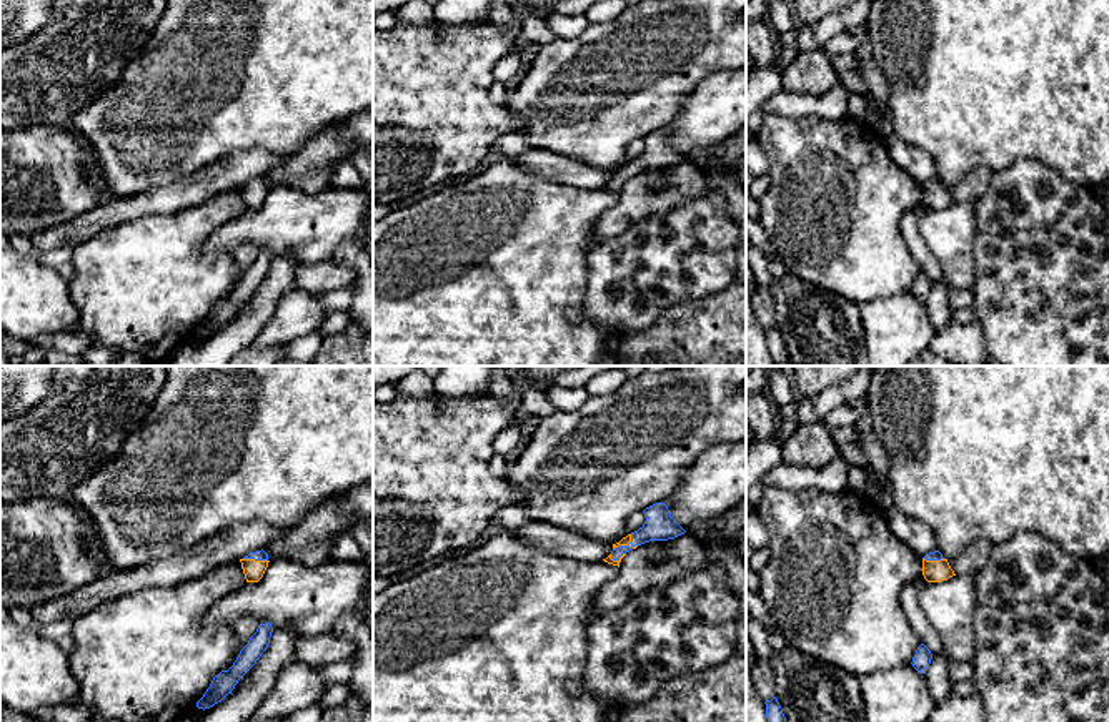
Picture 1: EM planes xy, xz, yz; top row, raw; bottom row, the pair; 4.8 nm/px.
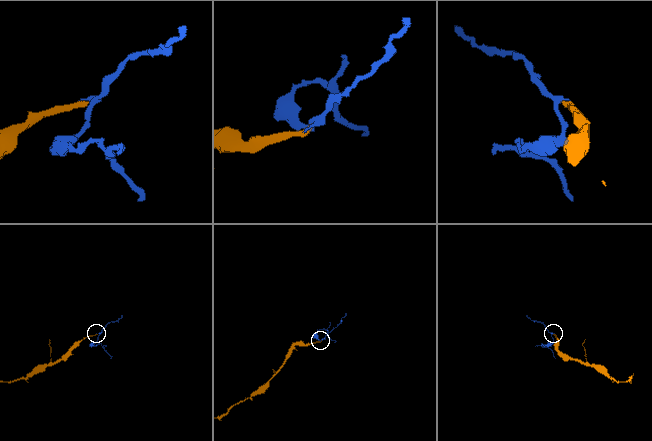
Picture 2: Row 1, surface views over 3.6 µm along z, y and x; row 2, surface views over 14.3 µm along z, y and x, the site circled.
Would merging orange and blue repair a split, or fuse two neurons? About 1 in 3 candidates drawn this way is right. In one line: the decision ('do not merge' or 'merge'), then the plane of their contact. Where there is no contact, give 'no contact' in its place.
merge | xy

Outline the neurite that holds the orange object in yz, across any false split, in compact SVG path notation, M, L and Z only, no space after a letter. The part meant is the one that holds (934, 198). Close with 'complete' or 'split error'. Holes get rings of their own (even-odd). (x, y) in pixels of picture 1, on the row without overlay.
M934 178L923 185L923 203L927 210L942 210L956 201L947 186L939 178Z | split error

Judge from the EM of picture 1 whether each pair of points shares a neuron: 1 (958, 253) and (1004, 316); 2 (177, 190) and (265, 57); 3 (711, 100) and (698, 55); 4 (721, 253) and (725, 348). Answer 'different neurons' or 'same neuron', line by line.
1: different neurons
2: different neurons
3: different neurons
4: different neurons

